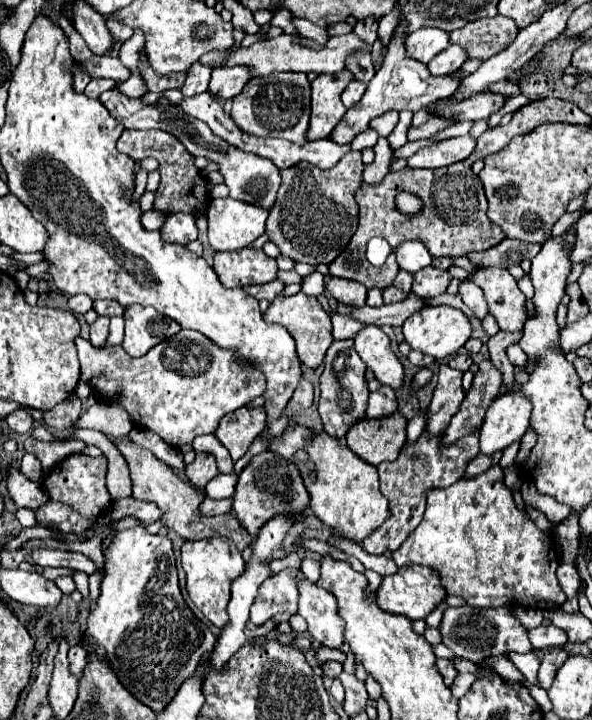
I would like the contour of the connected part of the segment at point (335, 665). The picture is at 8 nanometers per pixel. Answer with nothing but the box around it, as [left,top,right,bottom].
[321,661,343,679]

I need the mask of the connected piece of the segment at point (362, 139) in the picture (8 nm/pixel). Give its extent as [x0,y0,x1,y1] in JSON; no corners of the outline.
[351,129,379,151]

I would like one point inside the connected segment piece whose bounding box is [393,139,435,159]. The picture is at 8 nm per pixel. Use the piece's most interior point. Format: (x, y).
(409, 148)

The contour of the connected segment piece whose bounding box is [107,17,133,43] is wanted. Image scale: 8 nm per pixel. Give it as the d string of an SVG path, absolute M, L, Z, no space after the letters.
M107 19L107 27L109 27L109 31L111 31L111 35L113 35L113 39L115 41L127 41L131 35L133 35L133 29L129 29L129 27L125 27L125 25L121 25L117 19Z

